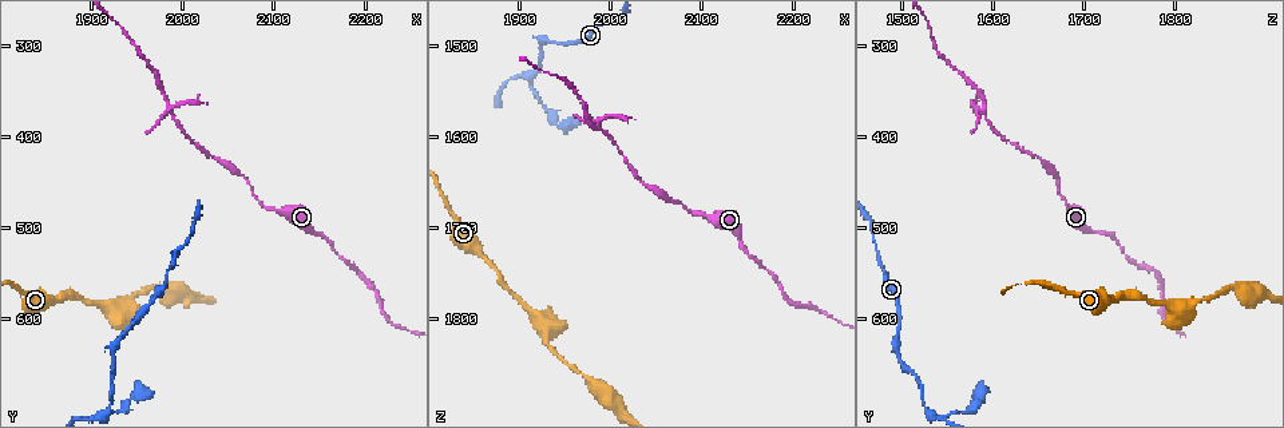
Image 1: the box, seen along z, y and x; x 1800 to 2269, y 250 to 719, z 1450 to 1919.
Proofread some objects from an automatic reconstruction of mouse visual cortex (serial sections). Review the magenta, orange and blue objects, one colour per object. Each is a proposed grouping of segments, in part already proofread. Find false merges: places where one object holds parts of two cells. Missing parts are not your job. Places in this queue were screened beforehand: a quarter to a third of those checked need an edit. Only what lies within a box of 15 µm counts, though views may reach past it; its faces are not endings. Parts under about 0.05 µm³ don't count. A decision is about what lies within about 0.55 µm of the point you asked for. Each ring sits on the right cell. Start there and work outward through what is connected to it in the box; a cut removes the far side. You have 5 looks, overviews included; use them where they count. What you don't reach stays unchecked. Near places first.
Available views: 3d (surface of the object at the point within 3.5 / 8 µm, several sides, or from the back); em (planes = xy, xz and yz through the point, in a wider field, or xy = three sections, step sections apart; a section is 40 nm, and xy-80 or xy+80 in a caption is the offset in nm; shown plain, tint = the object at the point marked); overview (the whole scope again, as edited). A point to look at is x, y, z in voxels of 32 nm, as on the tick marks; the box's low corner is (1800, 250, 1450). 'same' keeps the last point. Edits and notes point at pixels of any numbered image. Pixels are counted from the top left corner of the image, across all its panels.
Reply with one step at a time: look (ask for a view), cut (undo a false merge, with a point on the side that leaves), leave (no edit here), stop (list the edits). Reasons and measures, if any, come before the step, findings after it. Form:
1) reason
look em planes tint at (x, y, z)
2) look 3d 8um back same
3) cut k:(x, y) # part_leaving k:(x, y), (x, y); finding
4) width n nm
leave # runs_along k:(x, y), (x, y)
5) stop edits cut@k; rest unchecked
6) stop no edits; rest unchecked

calibre changes
look 3d 3.5um at (2100, 475, 1680)

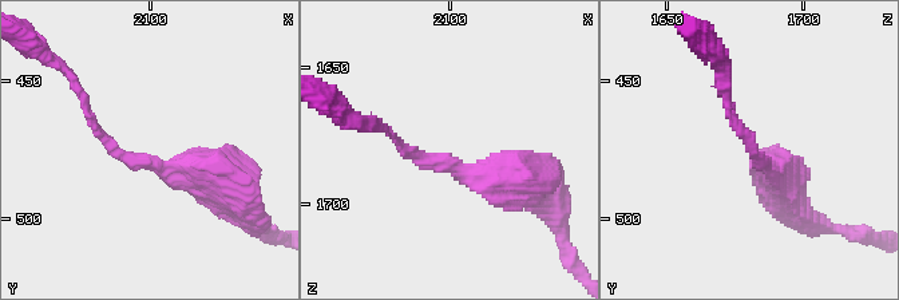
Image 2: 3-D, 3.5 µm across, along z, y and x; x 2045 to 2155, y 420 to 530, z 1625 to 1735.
arm_widths 100, 450 nm; shape alone is not enough
look em xy step 3 tint at (2099, 478, 1685)

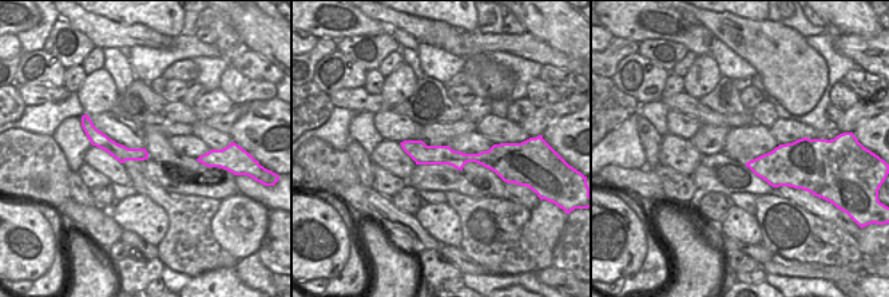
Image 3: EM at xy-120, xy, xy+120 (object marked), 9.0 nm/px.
leave # runs_along 2:(225, 176), (118, 156), (90, 110); one cell here

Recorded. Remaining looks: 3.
branch point
look 3d 3.5um at (1985, 375, 1595)

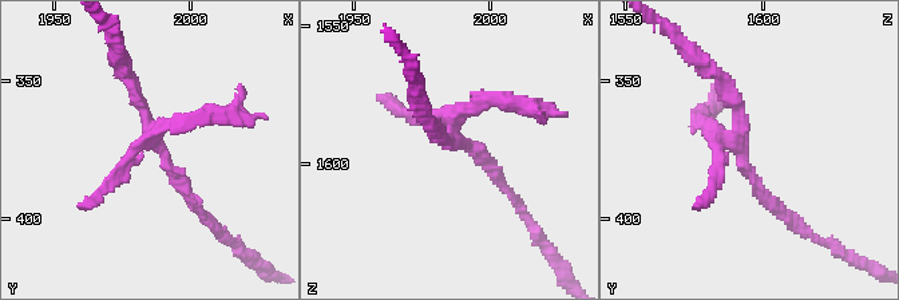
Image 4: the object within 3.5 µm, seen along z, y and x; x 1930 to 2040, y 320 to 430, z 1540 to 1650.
look em planes plain at (1987, 373, 1591)

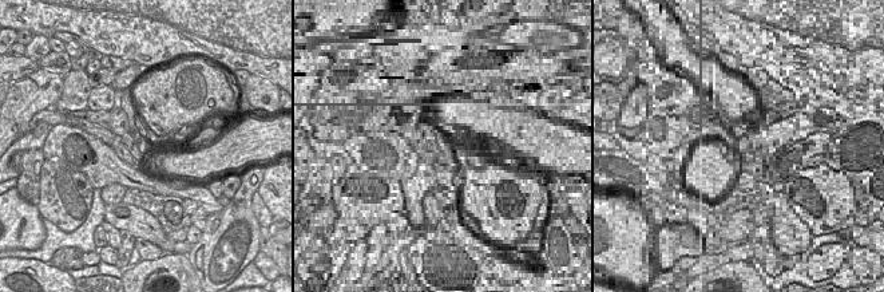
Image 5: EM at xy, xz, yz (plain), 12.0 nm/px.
with the object marked
look em planes tint same

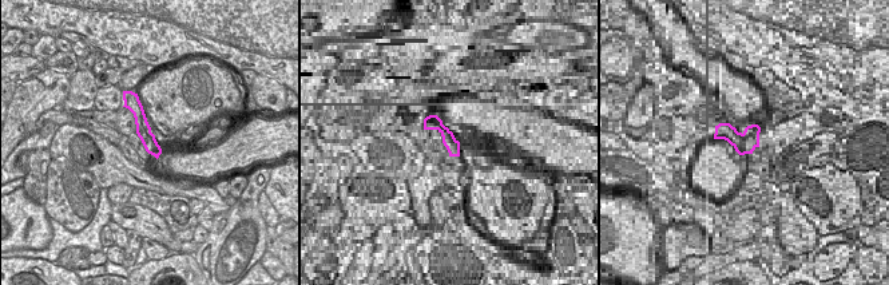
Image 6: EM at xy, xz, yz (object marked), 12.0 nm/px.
leave # runs_along 4:(200, 212), (122, 72); all the same cell

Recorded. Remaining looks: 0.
stop no edits; rest unchecked

